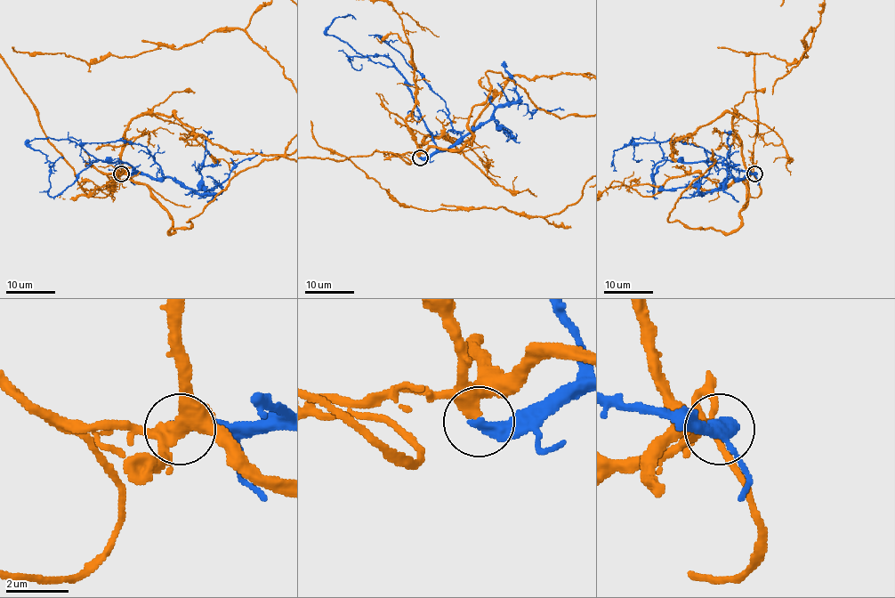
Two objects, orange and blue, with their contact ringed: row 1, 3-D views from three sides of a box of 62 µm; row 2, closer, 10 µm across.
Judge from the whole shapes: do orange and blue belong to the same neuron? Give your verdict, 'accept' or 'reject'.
accept

